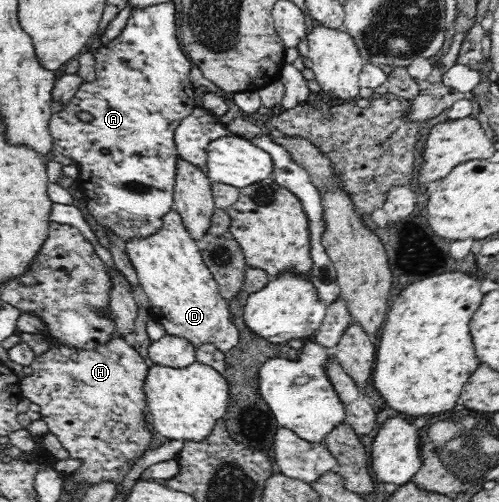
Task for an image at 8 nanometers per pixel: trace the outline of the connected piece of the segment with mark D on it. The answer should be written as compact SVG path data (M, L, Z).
M172 209L164 214L162 220L163 226L155 234L130 238L125 245L128 257L136 268L139 285L148 296L150 315L164 326L166 333L188 339L194 348L210 342L226 353L240 337L231 319L230 304L221 297L219 285L180 214Z

